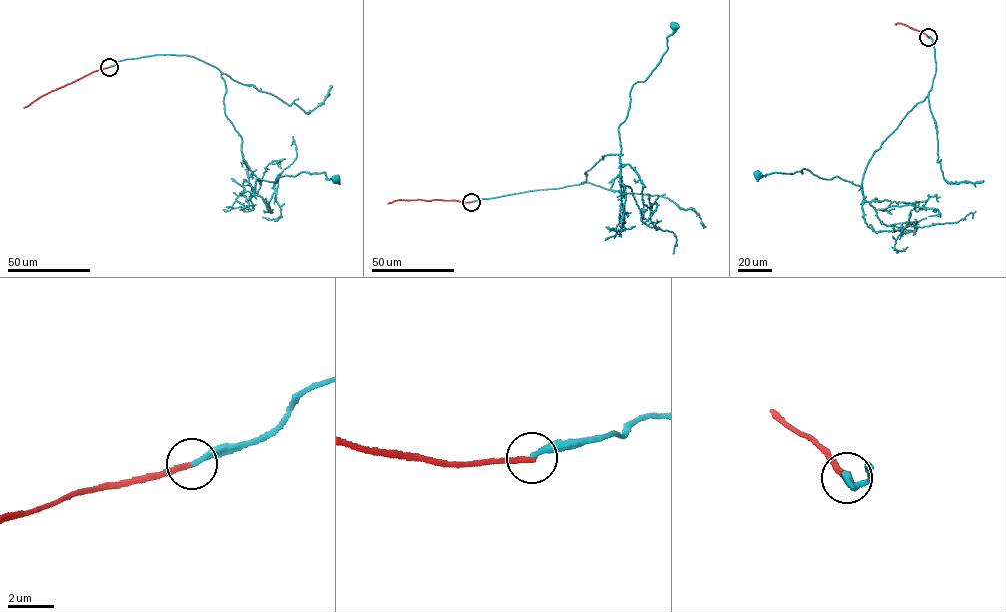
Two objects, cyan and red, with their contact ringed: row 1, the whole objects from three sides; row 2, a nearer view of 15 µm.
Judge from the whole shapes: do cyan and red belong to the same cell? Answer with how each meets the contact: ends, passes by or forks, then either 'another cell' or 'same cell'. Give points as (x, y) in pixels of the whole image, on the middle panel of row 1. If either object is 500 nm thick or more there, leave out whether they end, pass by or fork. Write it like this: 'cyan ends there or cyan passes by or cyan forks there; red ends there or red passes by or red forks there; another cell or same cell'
cyan ends there; red ends there; another cell

